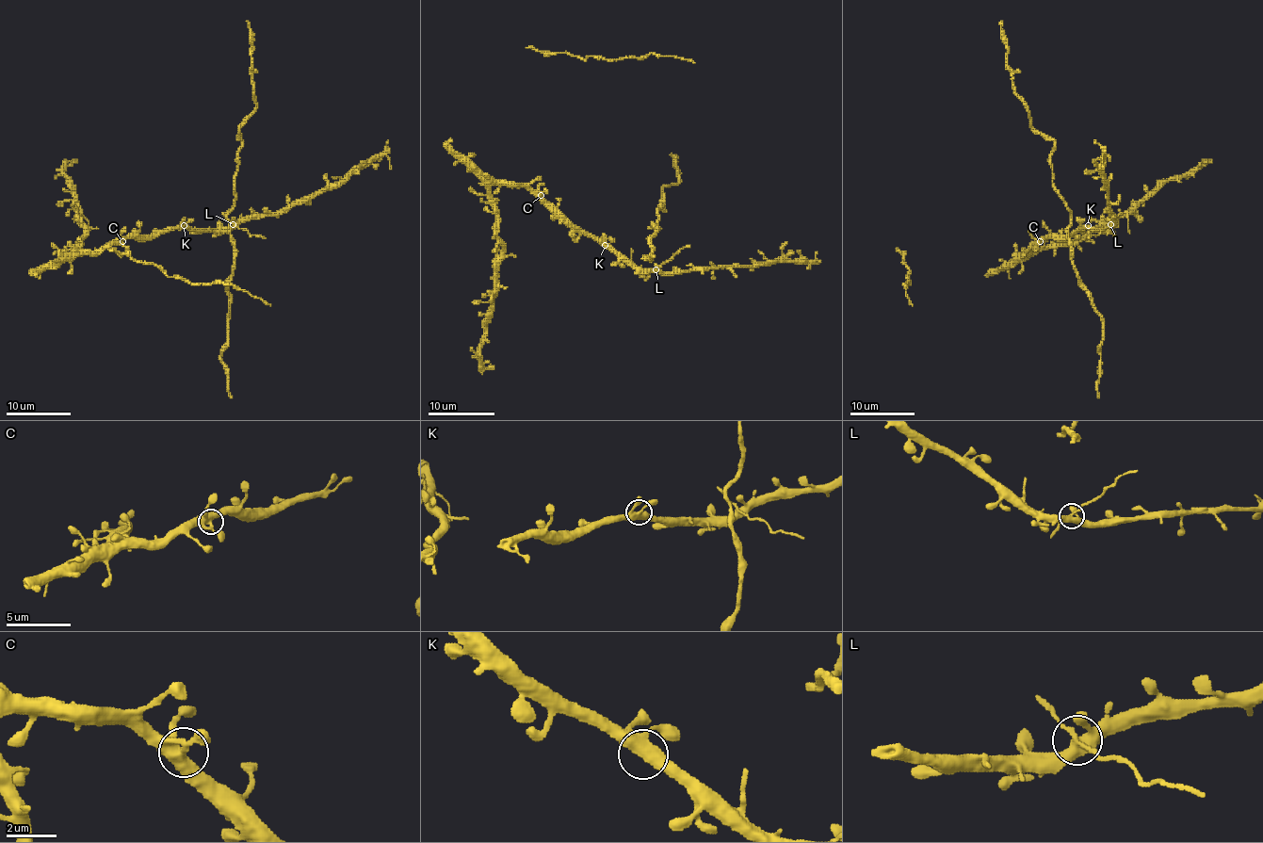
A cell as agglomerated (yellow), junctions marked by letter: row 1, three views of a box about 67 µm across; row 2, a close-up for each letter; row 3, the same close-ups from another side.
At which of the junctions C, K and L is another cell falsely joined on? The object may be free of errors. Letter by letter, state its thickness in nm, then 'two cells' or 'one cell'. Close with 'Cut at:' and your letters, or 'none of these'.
C: 480 nm | one cell
K: 440 nm | one cell
L: 400 nm | two cells
Cut at: L

